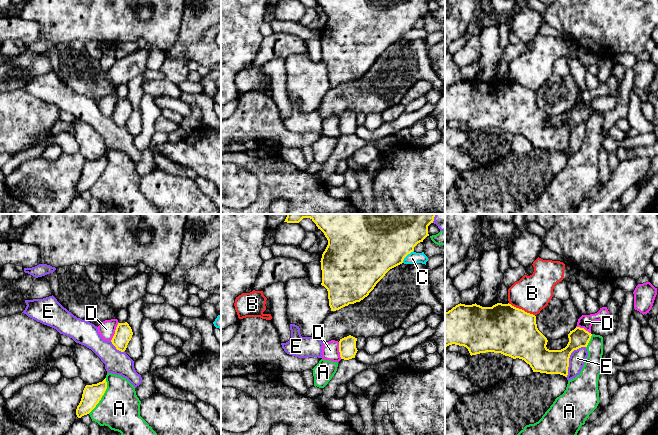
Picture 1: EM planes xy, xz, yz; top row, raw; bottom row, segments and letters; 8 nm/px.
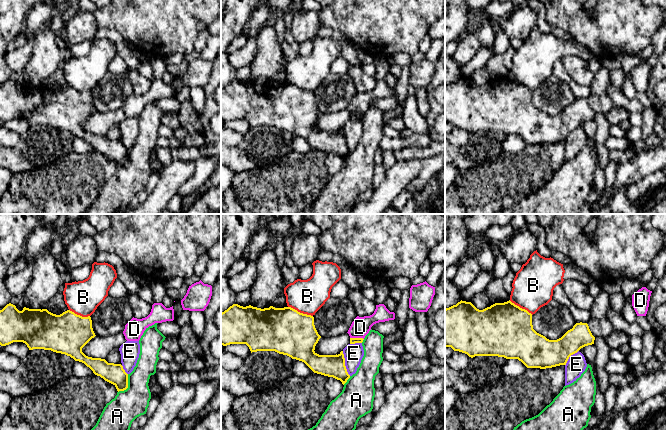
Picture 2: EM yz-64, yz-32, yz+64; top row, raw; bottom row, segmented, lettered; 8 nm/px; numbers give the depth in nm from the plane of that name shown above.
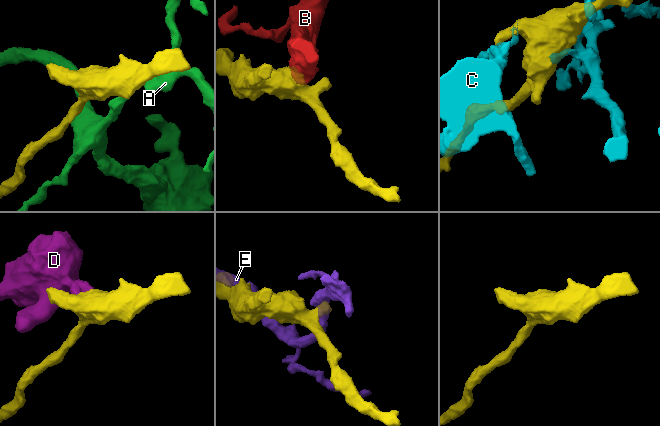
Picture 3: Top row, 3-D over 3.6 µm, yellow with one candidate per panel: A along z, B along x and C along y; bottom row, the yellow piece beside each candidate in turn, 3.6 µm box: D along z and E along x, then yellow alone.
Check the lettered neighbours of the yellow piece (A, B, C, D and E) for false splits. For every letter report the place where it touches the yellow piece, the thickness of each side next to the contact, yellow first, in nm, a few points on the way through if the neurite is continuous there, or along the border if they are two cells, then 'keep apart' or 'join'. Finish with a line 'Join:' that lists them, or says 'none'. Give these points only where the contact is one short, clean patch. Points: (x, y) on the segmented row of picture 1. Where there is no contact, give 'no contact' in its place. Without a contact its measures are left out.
A: contact xy (102, 395); calibres 160 and 340 nm; keep apart
B: contact yz (521, 309); calibres 400 and 300 nm; border yz (508, 303), (534, 315); keep apart
C: contact xz (406, 255); calibres 500 and 90 nm; border xz (413, 250), (402, 262); keep apart
D: contact xy (115, 331); calibres 140 and 140 nm; border xy (118, 322), (115, 333), (110, 340); keep apart
E: contact yz (569, 357); calibres 200 and 130 nm; keep apart
Join: none

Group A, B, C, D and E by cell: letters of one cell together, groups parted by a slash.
A / B / C / D / E

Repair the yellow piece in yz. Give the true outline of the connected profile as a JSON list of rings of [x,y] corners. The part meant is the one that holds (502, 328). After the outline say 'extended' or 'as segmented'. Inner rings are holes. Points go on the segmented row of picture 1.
[[[460,303],[448,312],[445,312],[445,347],[452,344],[464,346],[468,349],[471,356],[480,353],[494,352],[501,353],[513,359],[519,358],[529,364],[533,372],[560,374],[567,377],[571,353],[581,347],[587,347],[591,336],[592,334],[584,328],[576,327],[568,334],[569,342],[565,348],[561,350],[549,350],[546,347],[548,342],[547,338],[537,328],[536,316],[516,308],[509,303],[497,303],[492,307],[482,307],[476,303],[472,305]]] | as segmented

